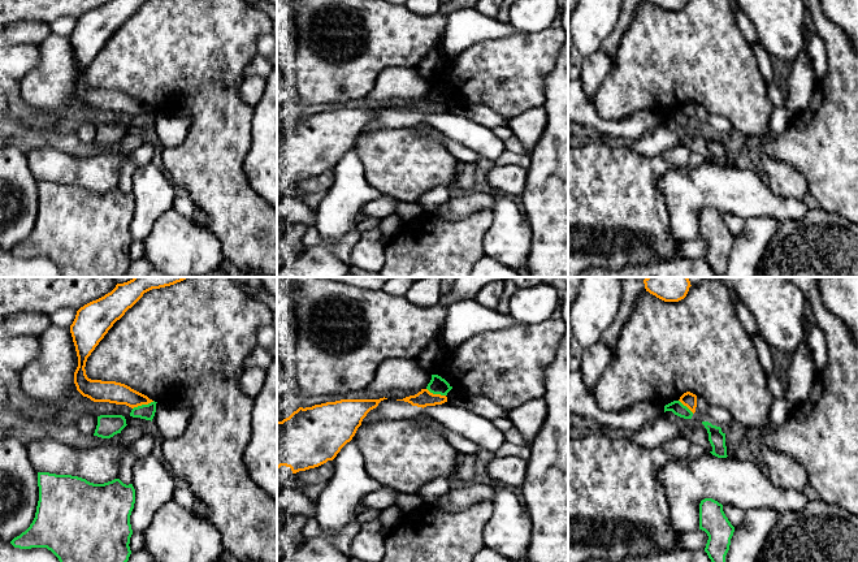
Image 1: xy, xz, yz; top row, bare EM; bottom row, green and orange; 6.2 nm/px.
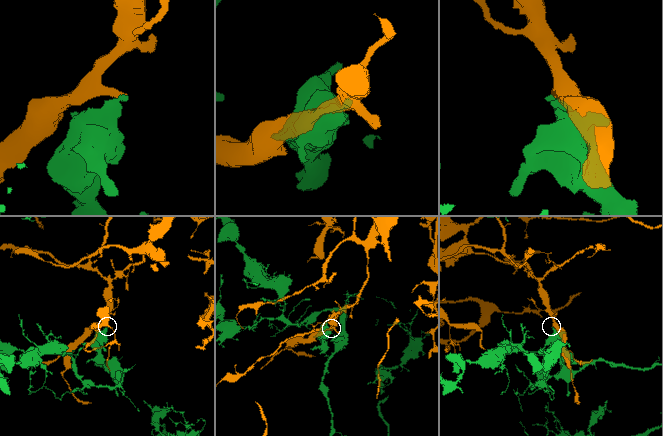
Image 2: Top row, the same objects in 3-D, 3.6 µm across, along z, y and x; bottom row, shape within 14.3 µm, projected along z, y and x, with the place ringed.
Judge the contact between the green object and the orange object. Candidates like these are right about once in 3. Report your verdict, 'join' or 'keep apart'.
keep apart

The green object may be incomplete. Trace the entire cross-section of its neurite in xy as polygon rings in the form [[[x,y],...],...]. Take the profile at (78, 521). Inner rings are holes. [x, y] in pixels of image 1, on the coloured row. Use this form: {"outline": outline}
{"outline": [[[38,472],[39,501],[30,527],[10,544],[20,549],[47,548],[60,562],[127,562],[131,554],[130,537],[133,535],[130,515],[135,503],[133,484],[124,484],[120,479],[104,484],[94,484],[72,475]]]}

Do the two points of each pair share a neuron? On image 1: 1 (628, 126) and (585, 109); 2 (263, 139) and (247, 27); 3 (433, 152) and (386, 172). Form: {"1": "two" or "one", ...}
{"1": "one", "2": "two", "3": "one"}

